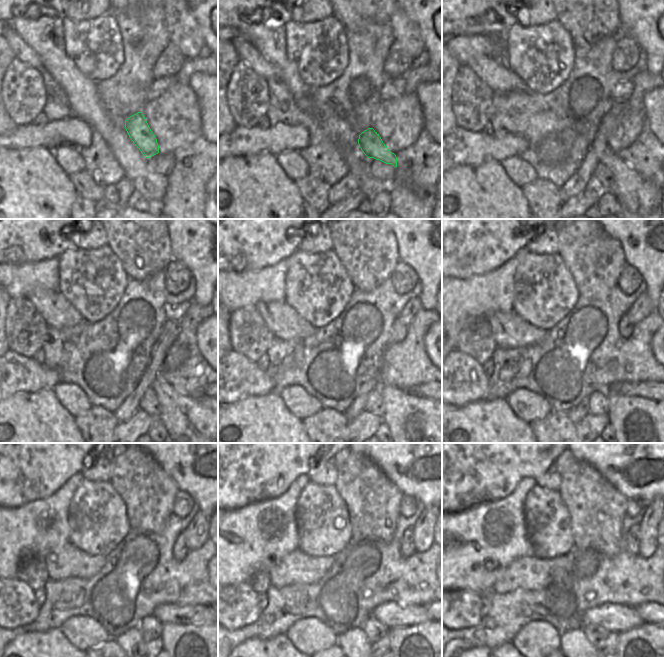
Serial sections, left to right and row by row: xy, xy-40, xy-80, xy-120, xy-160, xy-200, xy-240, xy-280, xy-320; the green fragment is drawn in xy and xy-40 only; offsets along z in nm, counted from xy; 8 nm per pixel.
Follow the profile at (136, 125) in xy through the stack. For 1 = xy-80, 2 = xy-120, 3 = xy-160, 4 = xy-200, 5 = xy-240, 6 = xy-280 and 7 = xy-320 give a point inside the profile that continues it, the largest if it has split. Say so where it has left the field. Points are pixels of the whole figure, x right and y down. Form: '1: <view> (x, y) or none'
1: xy-80 (637, 195)
2: xy-120 (190, 422)
3: xy-160 (415, 422)
4: xy-200 (637, 422)
5: xy-240 (188, 646)
6: xy-280 (421, 646)
7: xy-320 (645, 646)

